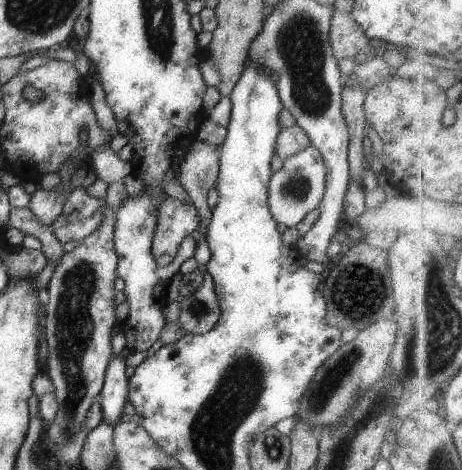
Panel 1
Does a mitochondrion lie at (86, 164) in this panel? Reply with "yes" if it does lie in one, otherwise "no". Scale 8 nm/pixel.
no

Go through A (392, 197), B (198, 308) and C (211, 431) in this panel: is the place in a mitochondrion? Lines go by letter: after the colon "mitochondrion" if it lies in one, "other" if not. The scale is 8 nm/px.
A: other
B: mitochondrion
C: mitochondrion

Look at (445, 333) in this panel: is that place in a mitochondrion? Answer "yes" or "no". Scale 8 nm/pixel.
yes

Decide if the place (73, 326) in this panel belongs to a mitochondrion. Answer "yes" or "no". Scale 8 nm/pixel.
yes

